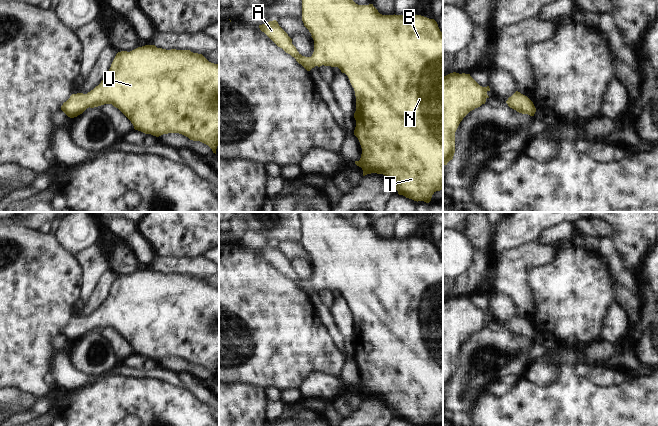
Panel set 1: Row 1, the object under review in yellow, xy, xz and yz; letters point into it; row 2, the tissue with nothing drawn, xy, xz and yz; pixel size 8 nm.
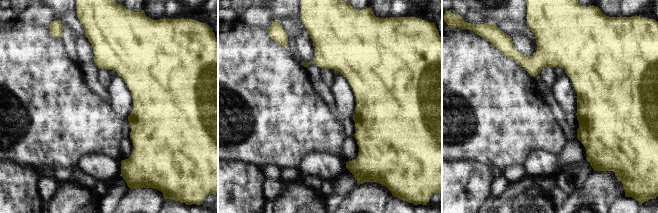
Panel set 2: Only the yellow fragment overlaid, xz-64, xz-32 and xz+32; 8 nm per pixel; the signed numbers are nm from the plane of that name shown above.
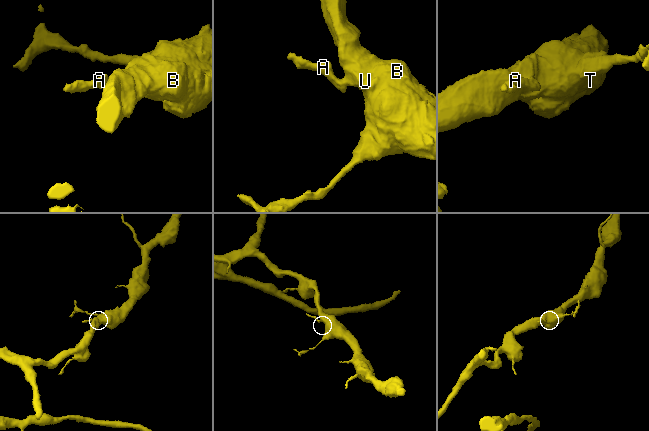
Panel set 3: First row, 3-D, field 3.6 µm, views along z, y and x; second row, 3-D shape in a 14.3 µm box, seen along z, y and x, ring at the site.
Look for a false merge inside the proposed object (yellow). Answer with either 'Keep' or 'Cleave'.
Keep.

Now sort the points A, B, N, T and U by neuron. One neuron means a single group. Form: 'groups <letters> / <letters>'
groups A B N T U

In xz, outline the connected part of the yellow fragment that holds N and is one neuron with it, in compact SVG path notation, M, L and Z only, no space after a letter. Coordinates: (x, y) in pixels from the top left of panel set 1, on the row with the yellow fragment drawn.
M302 0L302 21L314 40L314 52L311 57L302 56L297 51L292 44L292 39L279 26L276 20L259 25L259 28L278 47L294 57L307 71L310 71L315 66L320 67L324 65L338 67L342 73L348 76L356 96L356 111L354 113L356 127L354 135L358 138L362 148L361 158L359 161L355 161L355 164L362 168L363 176L371 173L385 175L395 186L399 195L417 202L424 201L429 203L436 191L443 190L443 36L437 22L434 19L409 13L406 15L382 15L373 4L358 5L353 0Z

